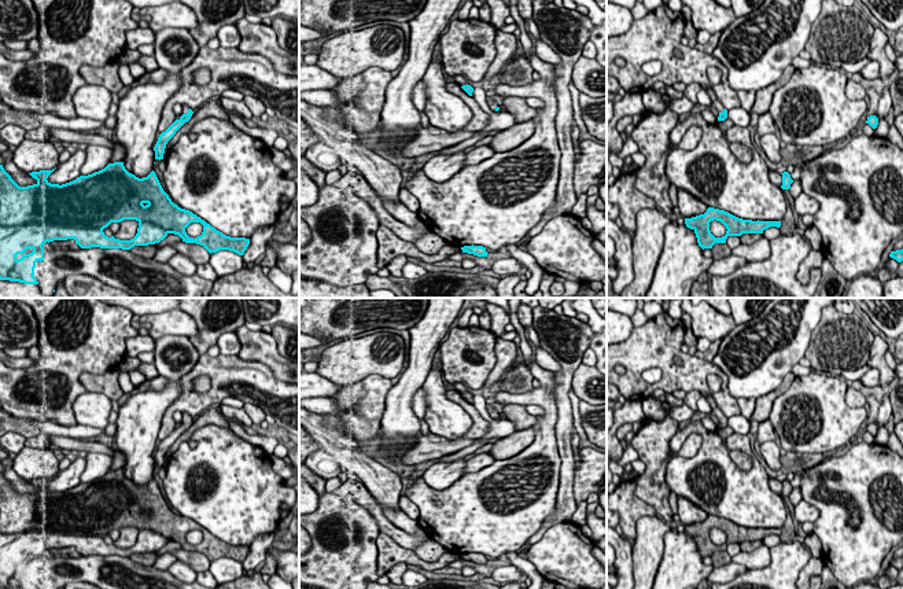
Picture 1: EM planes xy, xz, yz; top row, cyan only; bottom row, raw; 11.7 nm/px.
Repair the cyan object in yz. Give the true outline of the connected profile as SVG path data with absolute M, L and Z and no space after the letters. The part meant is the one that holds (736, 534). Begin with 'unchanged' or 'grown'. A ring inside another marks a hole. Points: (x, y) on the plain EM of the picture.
unchanged; M708 515L704 522L685 526L688 535L693 537L697 545L699 553L704 556L712 556L715 551L726 551L729 544L741 544L742 541L763 541L770 534L781 534L781 529L752 529L738 526L725 518ZM711 529L720 529L726 534L726 542L715 545L710 538Z

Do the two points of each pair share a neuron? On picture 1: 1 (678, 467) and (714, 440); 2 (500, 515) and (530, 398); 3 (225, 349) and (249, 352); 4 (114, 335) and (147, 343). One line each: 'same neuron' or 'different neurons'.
1: same neuron
2: same neuron
3: different neurons
4: different neurons

